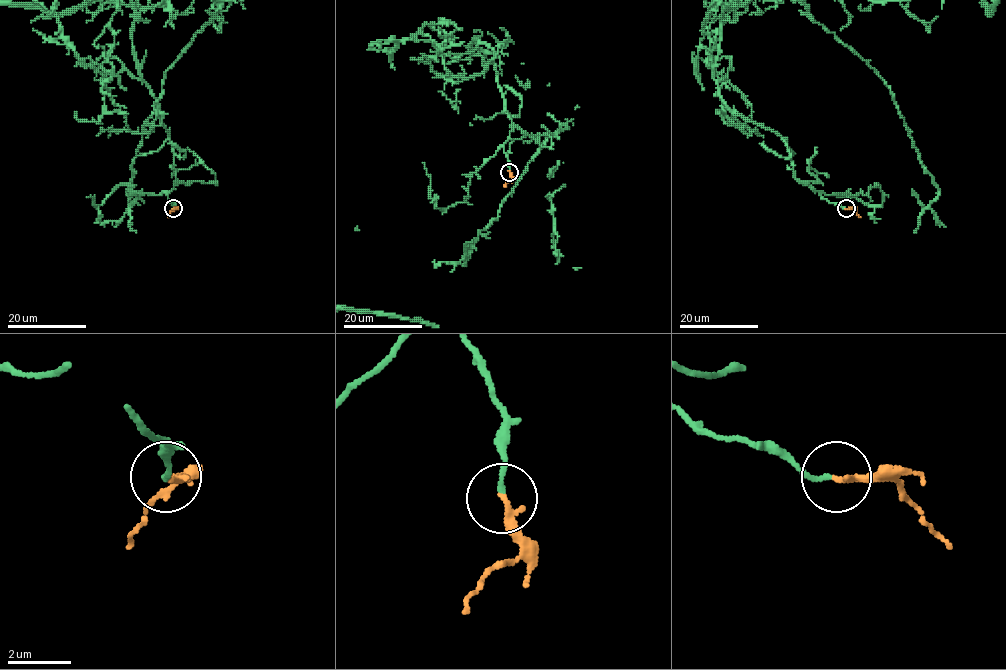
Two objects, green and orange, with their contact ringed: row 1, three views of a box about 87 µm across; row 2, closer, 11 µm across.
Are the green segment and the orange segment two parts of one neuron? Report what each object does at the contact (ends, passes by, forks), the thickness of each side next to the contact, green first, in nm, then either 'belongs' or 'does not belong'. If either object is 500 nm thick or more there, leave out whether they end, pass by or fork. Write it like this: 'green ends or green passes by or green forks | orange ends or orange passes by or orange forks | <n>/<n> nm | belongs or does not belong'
green ends | orange ends | 160/220 nm | belongs

